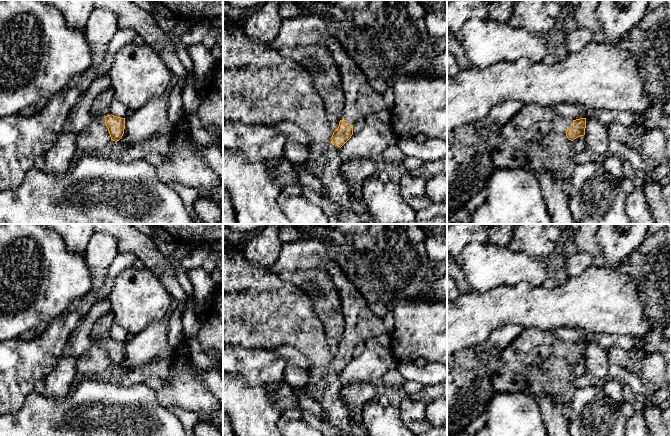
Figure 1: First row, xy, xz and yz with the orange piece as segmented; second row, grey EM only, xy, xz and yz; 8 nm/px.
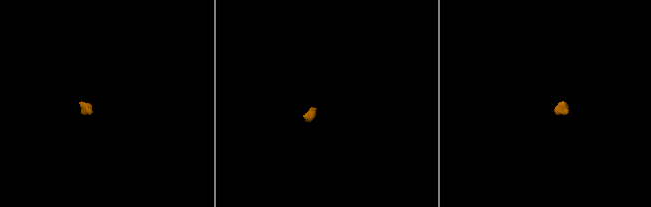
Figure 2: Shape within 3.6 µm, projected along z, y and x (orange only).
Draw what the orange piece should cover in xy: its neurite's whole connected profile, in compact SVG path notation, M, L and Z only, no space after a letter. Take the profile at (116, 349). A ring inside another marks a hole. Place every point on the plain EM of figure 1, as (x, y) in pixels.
M109 311L99 318L92 327L90 341L94 345L102 347L108 352L111 364L119 365L125 353L125 342L117 341L111 338L110 330L114 323L114 315Z

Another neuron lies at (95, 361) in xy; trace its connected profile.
M92 344L86 352L78 356L77 373L84 376L100 376L110 364L108 352L102 347Z

